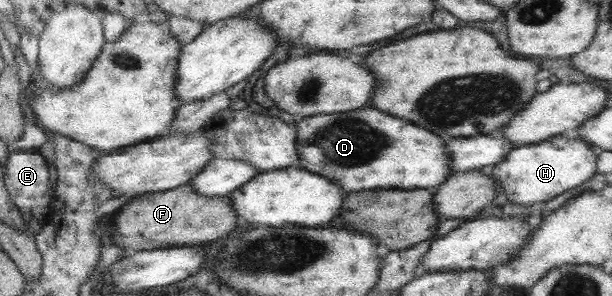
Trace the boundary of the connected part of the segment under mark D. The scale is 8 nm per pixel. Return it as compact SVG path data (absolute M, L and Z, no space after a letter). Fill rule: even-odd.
M370 105L354 111L302 118L295 127L301 167L340 183L346 194L364 189L437 188L454 173L452 156L440 135Z

